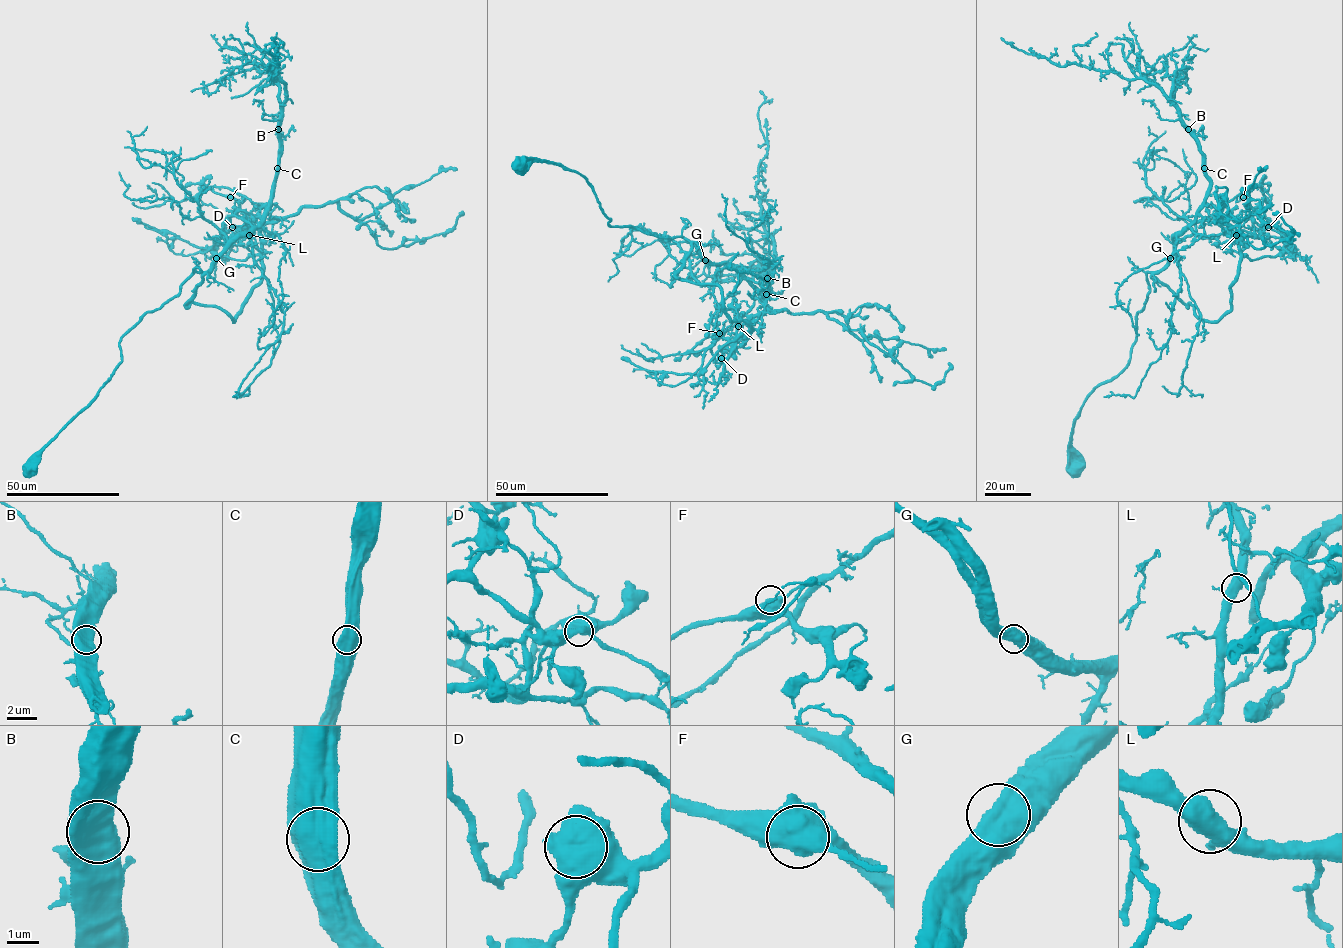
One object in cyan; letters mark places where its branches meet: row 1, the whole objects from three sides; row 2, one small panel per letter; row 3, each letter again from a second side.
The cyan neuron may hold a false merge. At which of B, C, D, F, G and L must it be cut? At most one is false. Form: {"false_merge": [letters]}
{"false_merge": []}

